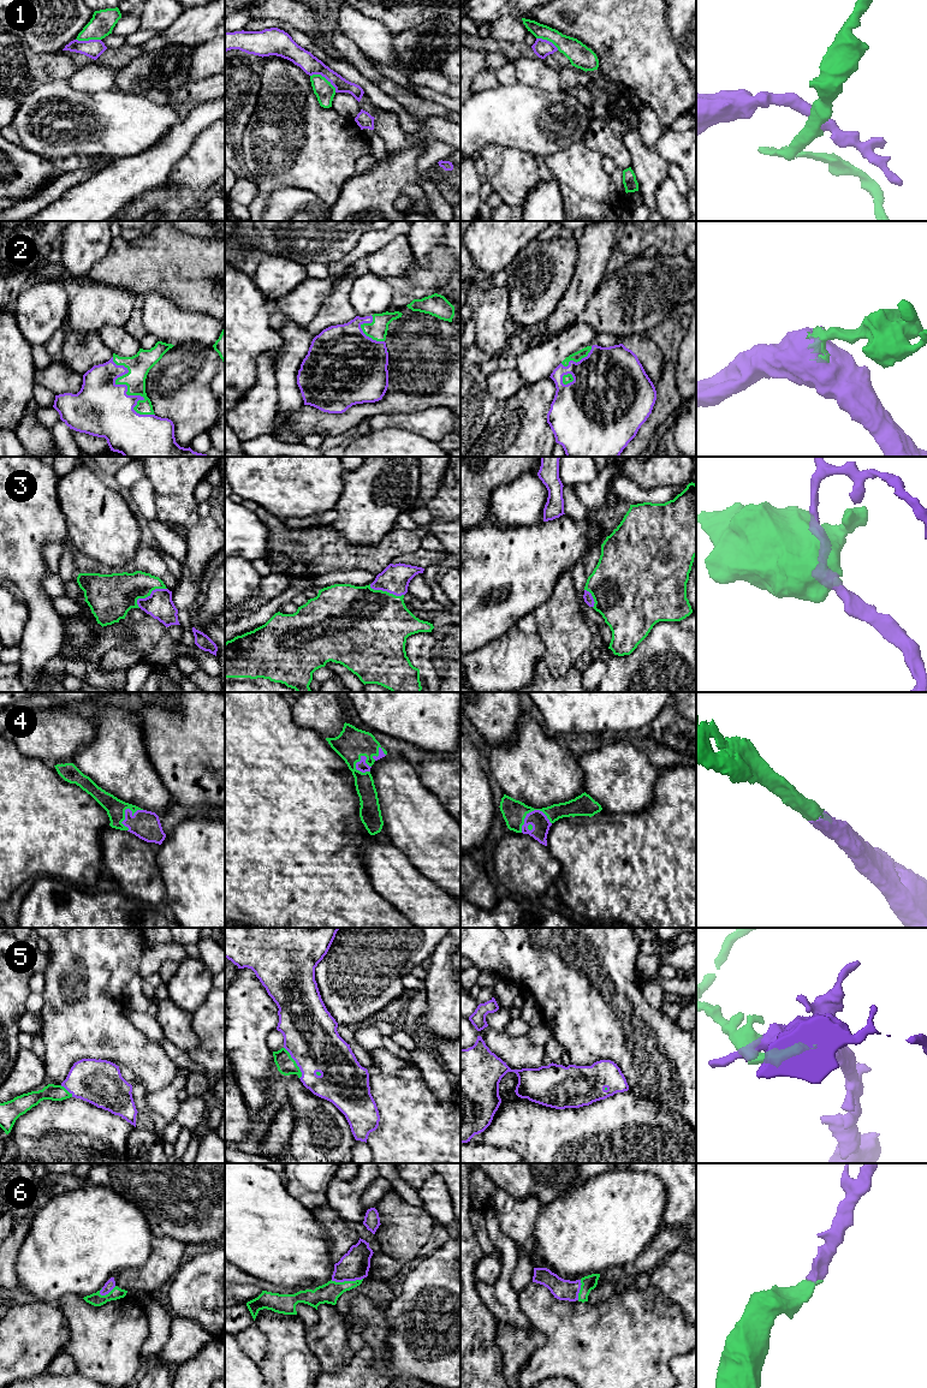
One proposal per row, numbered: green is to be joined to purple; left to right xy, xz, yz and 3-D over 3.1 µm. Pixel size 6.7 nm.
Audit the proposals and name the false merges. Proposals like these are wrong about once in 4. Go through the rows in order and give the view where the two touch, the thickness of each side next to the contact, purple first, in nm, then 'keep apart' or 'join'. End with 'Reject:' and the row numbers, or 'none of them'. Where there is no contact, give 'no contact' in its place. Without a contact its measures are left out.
1: contact in xz; calibres 120 and 140 nm; keep apart
2: contact in xy; calibres 380 and 160 nm; join
3: contact in xy; calibres 180 and 300 nm; join
4: contact in yz; calibres 120 and 160 nm; join
5: contact in xz; calibres 360 and 120 nm; join
6: contact in xz; calibres 200 and 140 nm; join
Reject: 1

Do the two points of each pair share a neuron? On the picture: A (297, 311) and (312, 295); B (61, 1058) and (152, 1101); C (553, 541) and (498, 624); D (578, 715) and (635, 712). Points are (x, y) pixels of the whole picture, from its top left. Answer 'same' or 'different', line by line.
A: same
B: different
C: same
D: same

